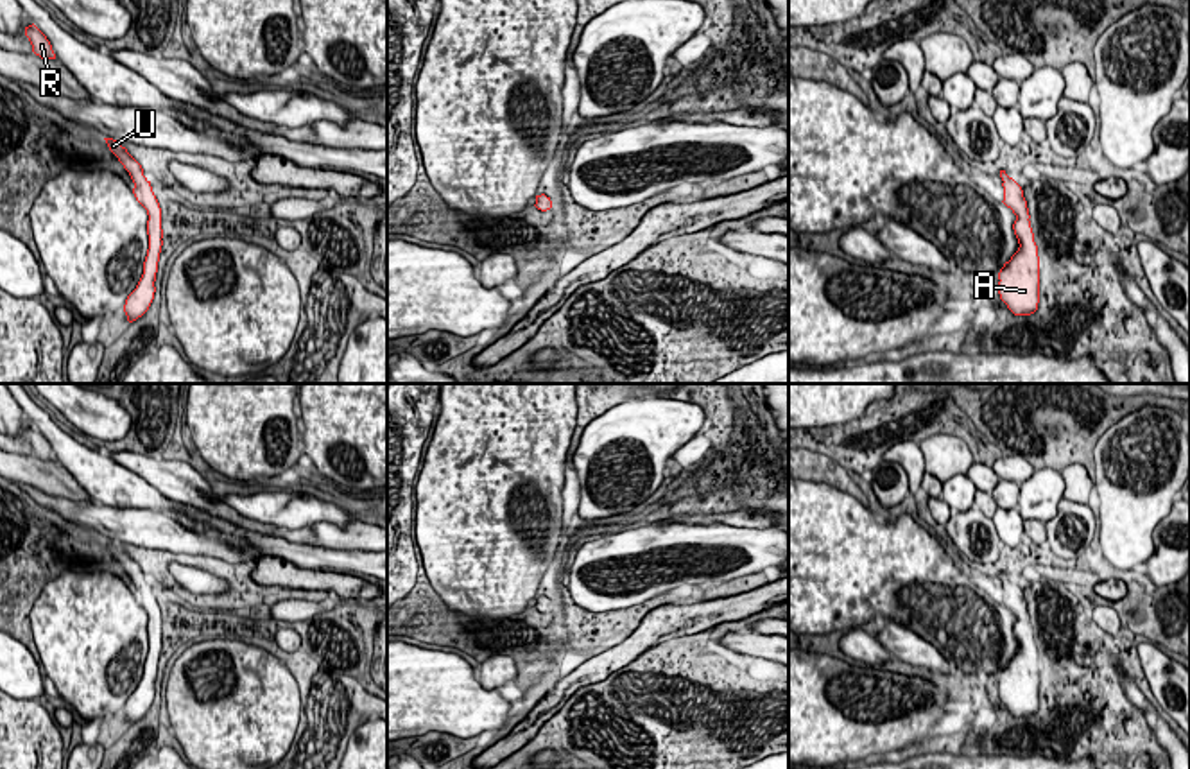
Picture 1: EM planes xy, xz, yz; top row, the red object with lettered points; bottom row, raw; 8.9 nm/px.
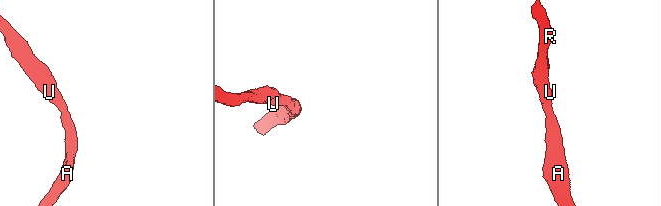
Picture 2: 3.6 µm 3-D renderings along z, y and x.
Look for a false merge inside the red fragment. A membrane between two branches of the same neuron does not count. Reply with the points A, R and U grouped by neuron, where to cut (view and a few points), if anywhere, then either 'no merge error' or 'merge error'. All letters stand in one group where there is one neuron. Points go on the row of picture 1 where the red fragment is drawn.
A R U; no cut; no merge error

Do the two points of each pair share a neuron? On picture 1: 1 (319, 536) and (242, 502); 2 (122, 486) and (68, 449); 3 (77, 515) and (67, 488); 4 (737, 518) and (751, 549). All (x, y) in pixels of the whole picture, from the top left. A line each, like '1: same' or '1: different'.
1: different
2: same
3: different
4: different

